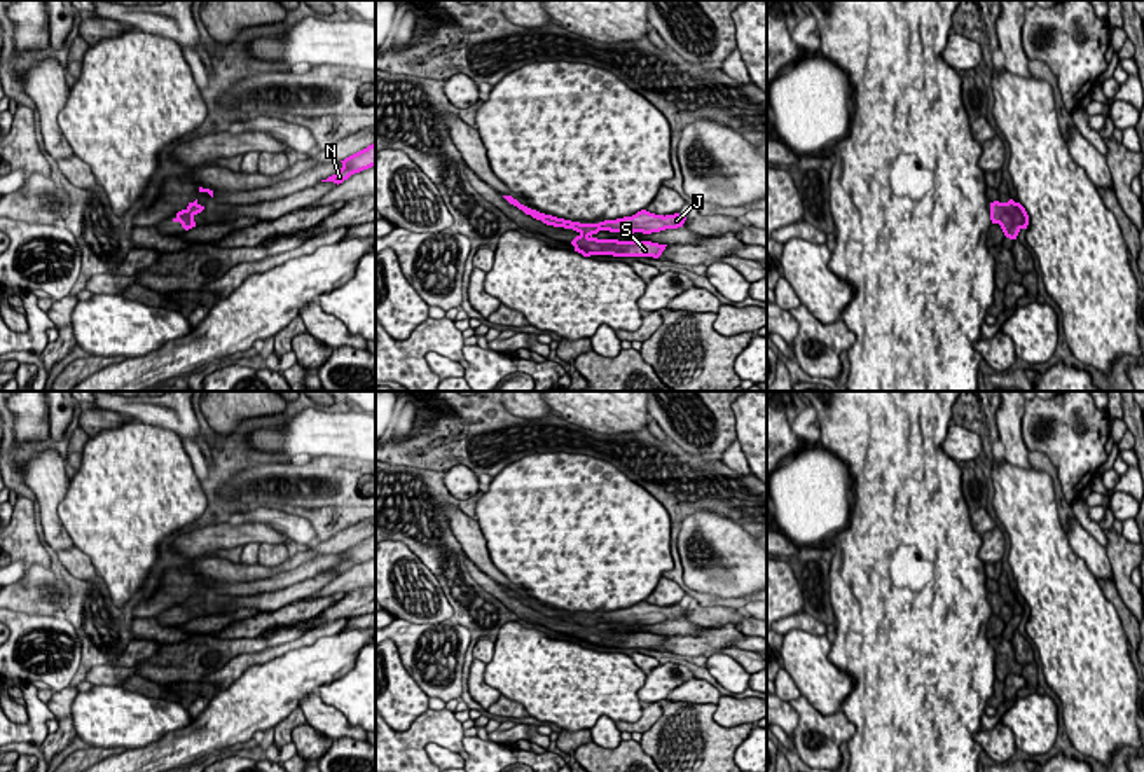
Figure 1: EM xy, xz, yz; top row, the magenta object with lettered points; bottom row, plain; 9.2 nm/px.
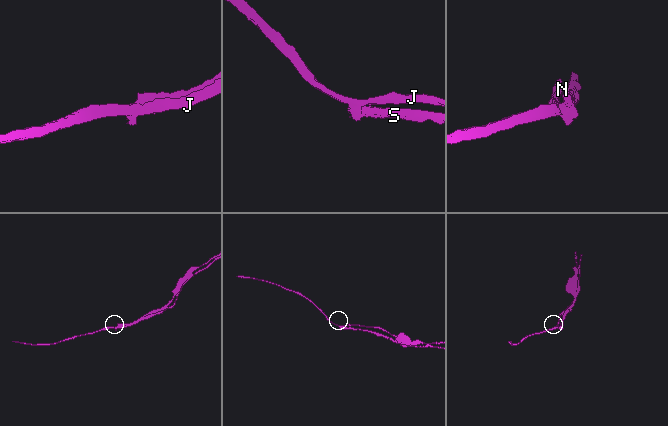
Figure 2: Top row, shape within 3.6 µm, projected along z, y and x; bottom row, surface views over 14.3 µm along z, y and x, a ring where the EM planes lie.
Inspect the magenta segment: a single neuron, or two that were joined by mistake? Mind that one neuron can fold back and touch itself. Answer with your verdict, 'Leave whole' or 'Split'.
Leave whole

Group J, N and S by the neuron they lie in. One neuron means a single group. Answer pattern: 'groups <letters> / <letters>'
groups J N S

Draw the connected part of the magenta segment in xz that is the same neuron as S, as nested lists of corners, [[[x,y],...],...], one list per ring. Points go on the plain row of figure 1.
[[[503,587],[510,596],[522,601],[526,606],[531,606],[536,611],[541,611],[547,617],[573,620],[578,627],[571,632],[575,643],[583,648],[590,646],[613,646],[613,648],[653,648],[658,650],[667,636],[658,636],[651,632],[618,632],[618,631],[597,631],[599,622],[622,624],[622,625],[651,625],[665,620],[683,618],[686,608],[679,604],[674,606],[655,606],[646,601],[637,603],[632,608],[624,608],[617,611],[604,611],[599,615],[580,615],[552,606],[540,604],[520,596],[512,587]]]

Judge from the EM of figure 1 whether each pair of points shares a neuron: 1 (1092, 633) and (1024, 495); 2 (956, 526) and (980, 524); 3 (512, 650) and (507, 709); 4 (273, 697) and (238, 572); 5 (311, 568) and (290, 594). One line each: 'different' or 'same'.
1: same
2: different
3: different
4: different
5: same

